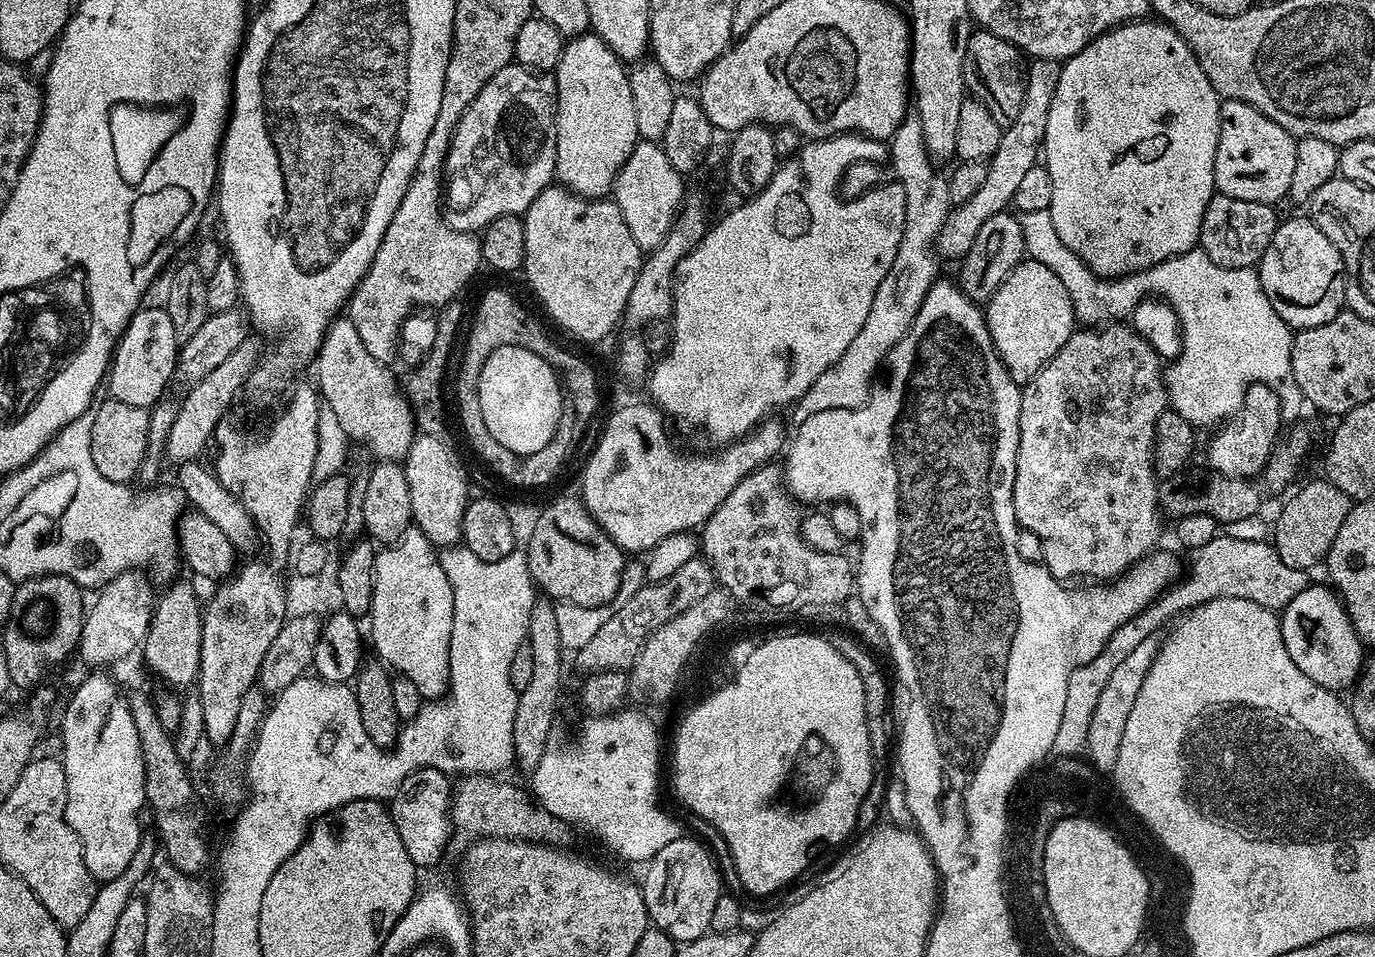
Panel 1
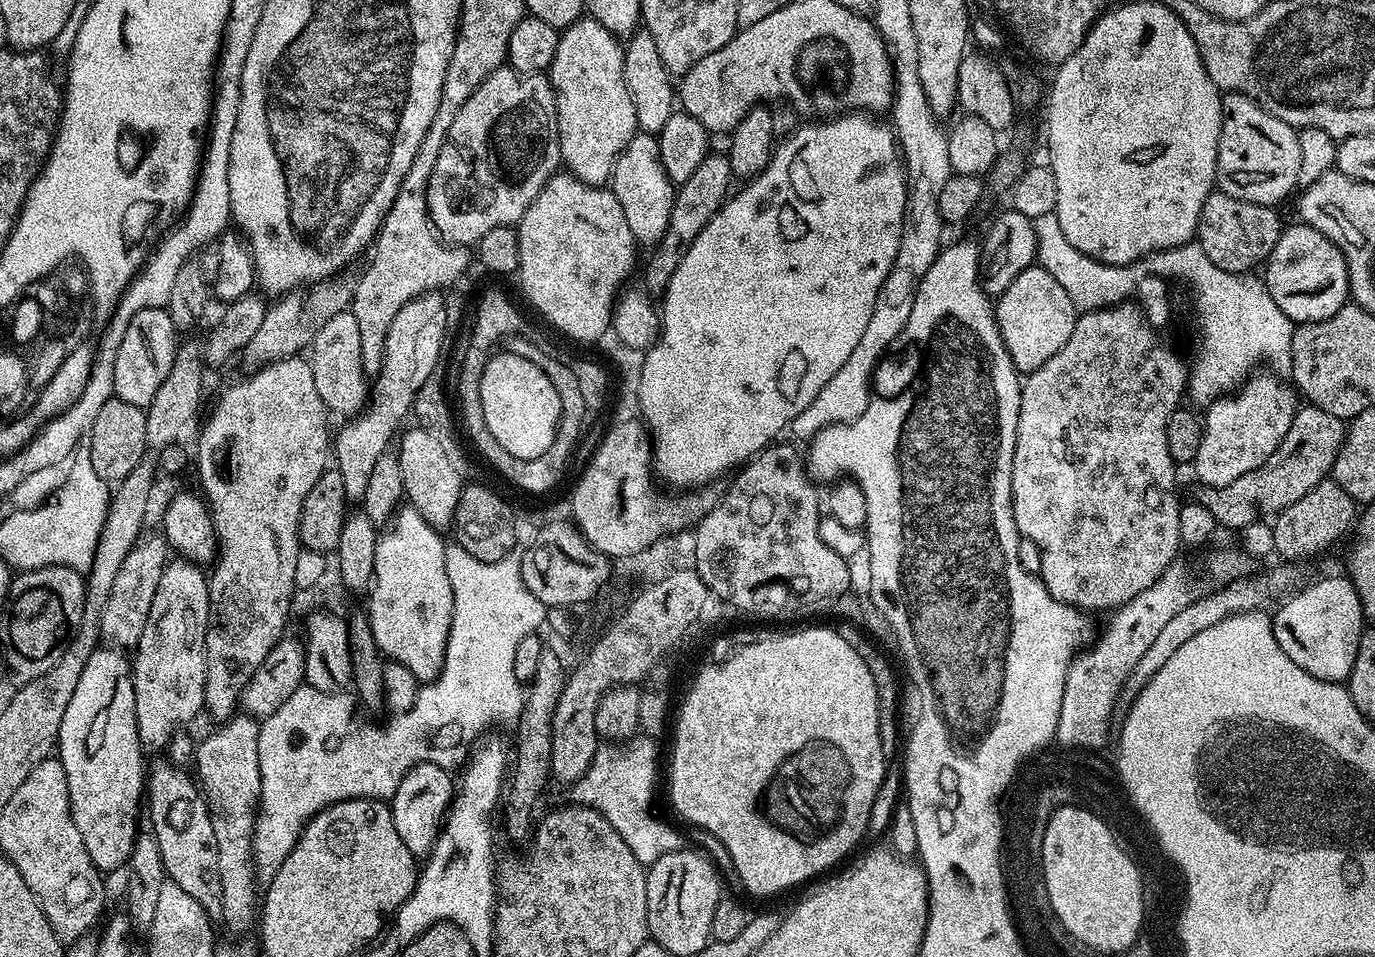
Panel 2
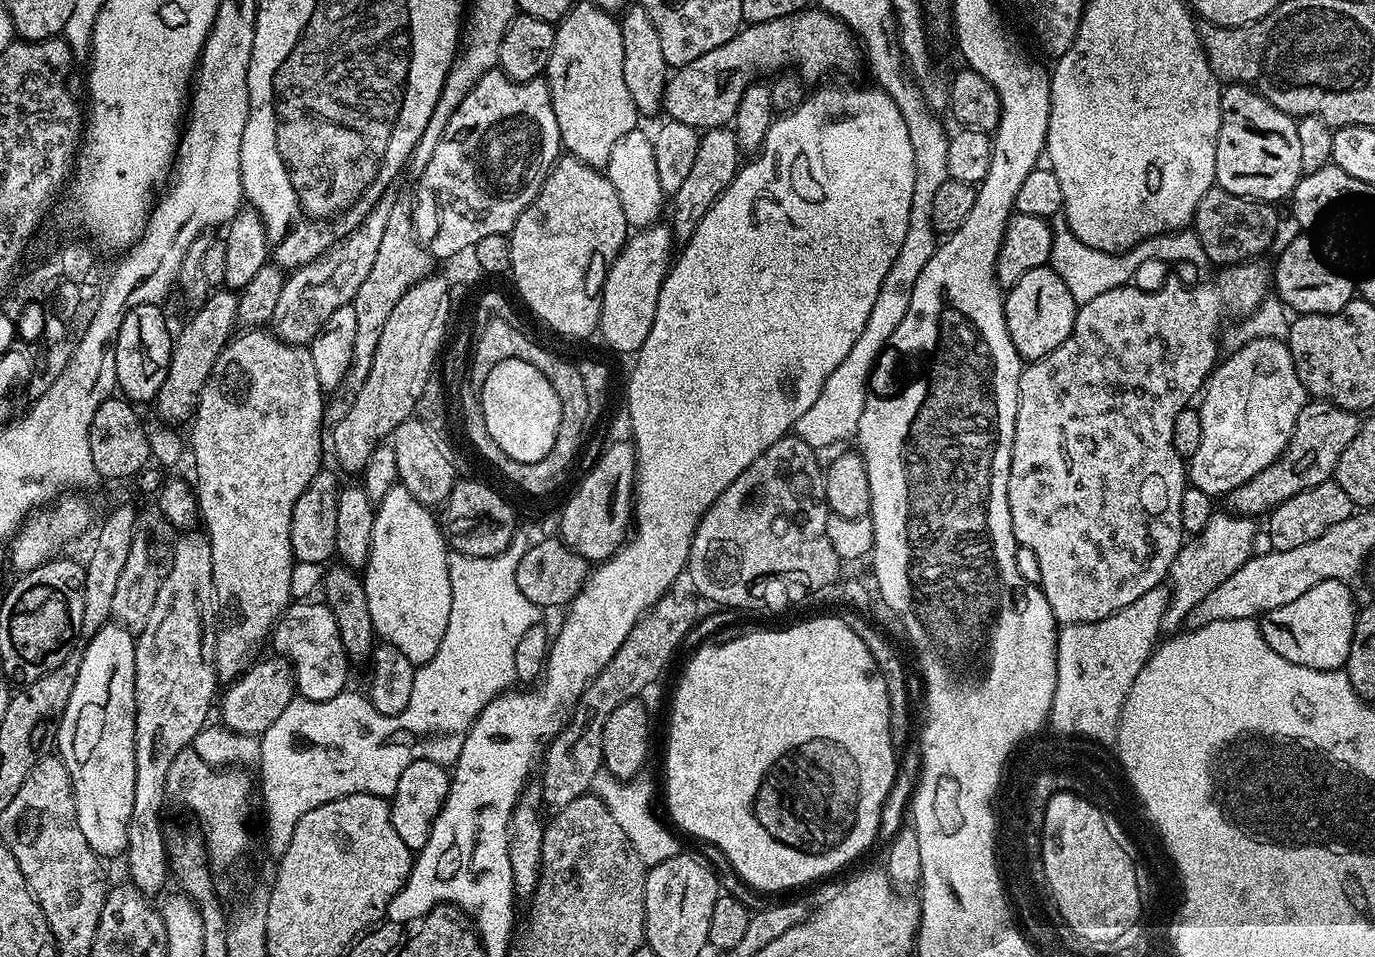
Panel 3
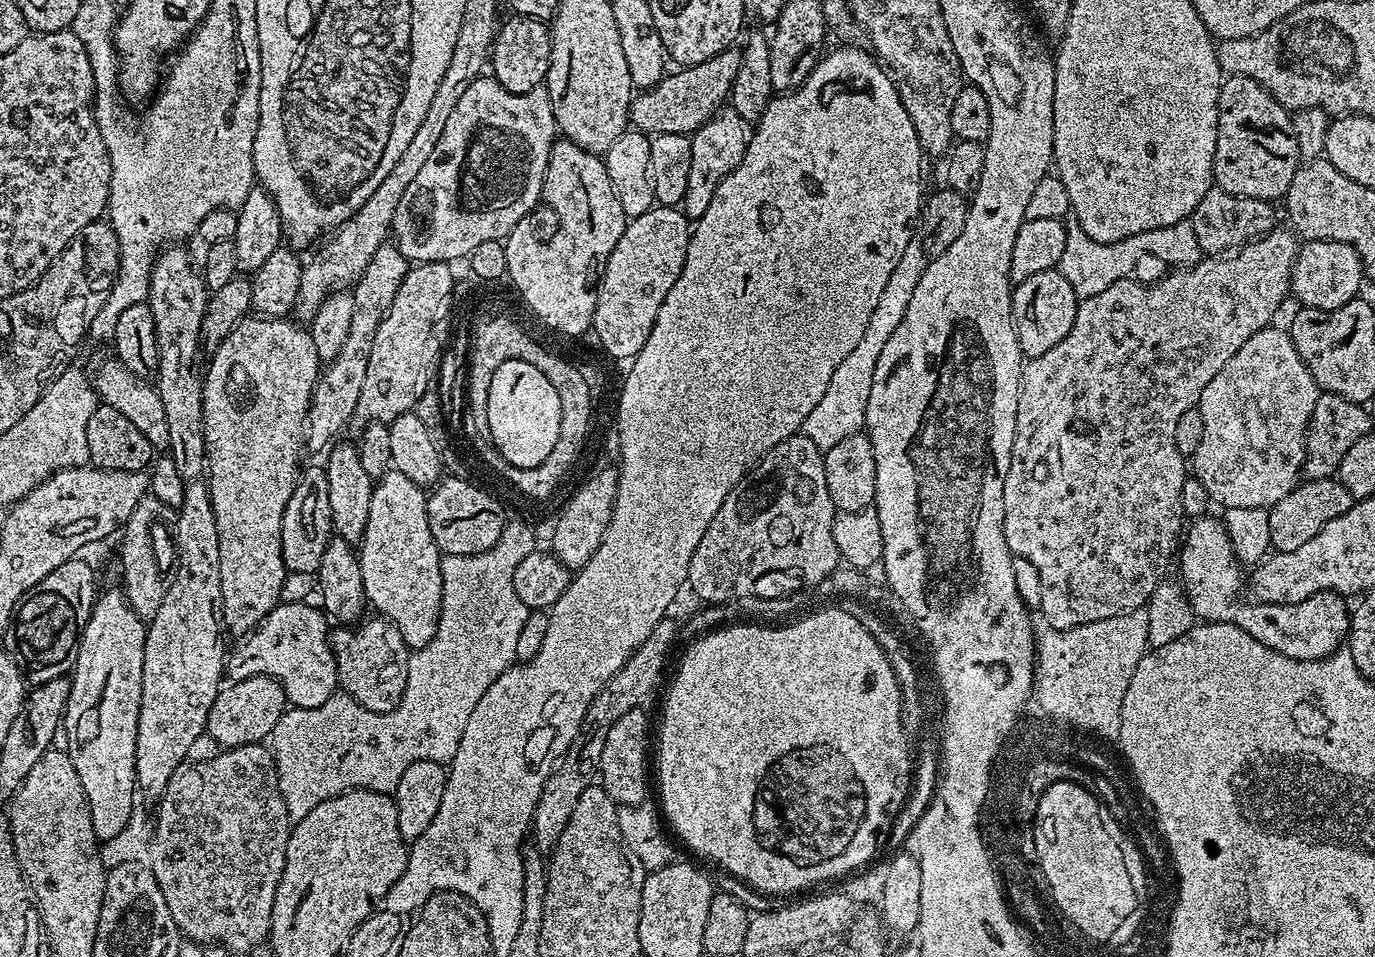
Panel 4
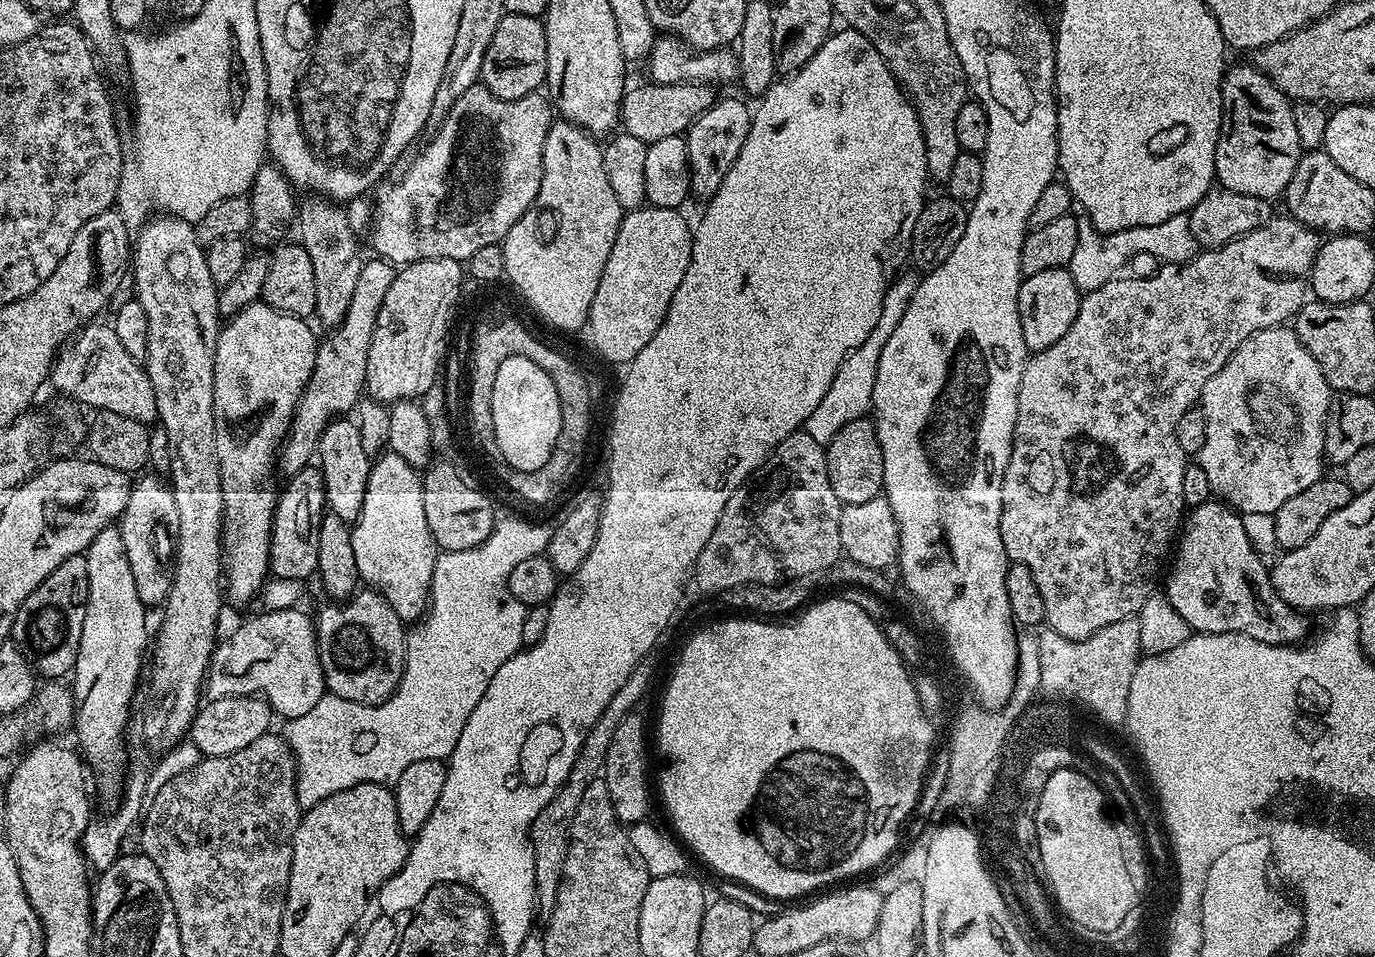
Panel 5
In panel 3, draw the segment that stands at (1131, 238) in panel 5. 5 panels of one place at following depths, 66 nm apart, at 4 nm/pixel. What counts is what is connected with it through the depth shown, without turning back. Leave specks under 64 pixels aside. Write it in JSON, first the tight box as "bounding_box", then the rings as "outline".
{"bounding_box":[1050,215,1208,305],"outline":[[[1063,215],[1051,217],[1052,249],[1050,250],[1050,267],[1056,271],[1058,278],[1066,282],[1066,290],[1074,298],[1076,305],[1090,302],[1090,298],[1098,298],[1098,294],[1106,294],[1106,290],[1123,288],[1131,285],[1136,276],[1136,271],[1143,264],[1151,260],[1161,260],[1164,264],[1208,264],[1206,250],[1202,250],[1202,242],[1198,242],[1195,230],[1181,230],[1167,232],[1165,236],[1146,238],[1129,252],[1103,252],[1086,246],[1086,242],[1078,242],[1068,228]]]}

